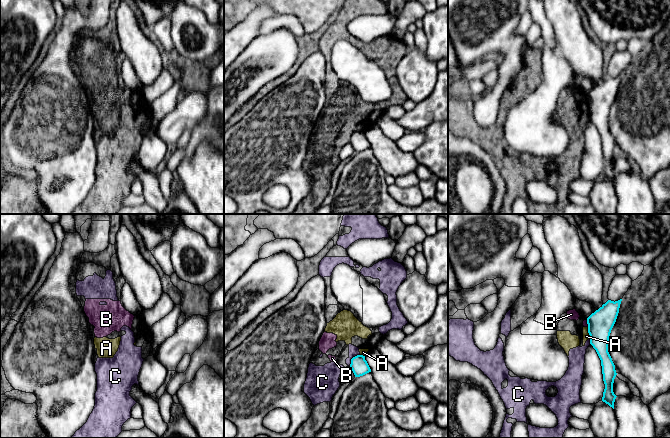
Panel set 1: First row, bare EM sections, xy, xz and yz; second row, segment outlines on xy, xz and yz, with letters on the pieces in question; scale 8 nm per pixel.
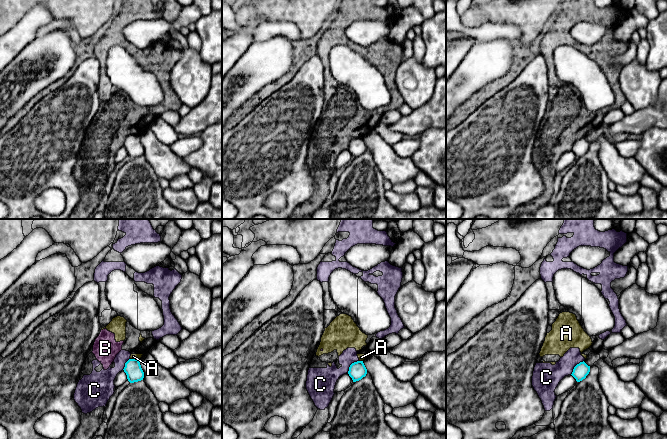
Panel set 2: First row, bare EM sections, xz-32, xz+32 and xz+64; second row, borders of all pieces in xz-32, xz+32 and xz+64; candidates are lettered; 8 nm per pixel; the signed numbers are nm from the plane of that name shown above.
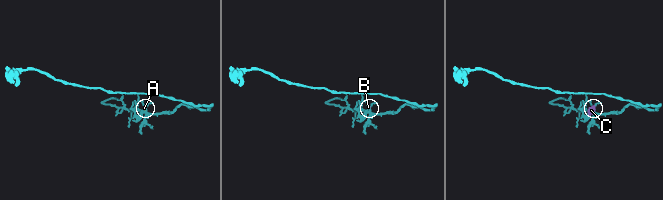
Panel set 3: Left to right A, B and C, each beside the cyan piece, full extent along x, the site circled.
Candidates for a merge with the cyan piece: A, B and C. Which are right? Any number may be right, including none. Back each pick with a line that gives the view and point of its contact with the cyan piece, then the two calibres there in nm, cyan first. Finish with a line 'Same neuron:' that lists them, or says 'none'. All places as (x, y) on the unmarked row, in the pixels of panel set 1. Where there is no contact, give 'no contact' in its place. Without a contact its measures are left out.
Same neuron: none

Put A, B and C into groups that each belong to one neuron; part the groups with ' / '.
A B C

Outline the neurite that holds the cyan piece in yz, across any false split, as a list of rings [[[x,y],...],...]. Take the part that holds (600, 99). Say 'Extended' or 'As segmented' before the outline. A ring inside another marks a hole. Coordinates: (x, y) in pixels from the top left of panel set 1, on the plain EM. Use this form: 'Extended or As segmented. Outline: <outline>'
As segmented. Outline: [[[622,75],[615,78],[608,76],[587,94],[590,120],[596,126],[601,136],[603,157],[605,160],[602,177],[613,185],[617,173],[613,168],[613,159],[617,149],[608,128],[608,118],[619,89],[621,77]]]

